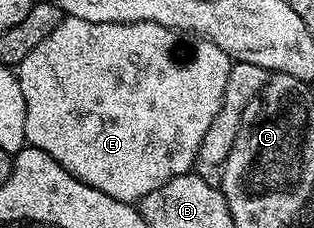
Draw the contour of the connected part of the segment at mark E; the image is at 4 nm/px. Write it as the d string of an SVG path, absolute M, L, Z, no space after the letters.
M66 17L60 27L56 27L56 31L52 31L52 35L48 35L48 39L41 41L37 47L32 47L31 53L16 67L20 89L24 93L24 106L27 108L24 122L26 145L44 151L52 159L56 159L56 163L60 163L60 167L64 167L64 171L71 173L77 181L104 191L104 195L112 195L112 199L141 202L144 195L193 170L200 139L204 139L204 131L212 127L212 119L216 119L222 106L231 64L232 58L220 51L220 47L216 47L216 43L208 38L179 33L176 29L160 27L160 23L90 23L88 19Z

